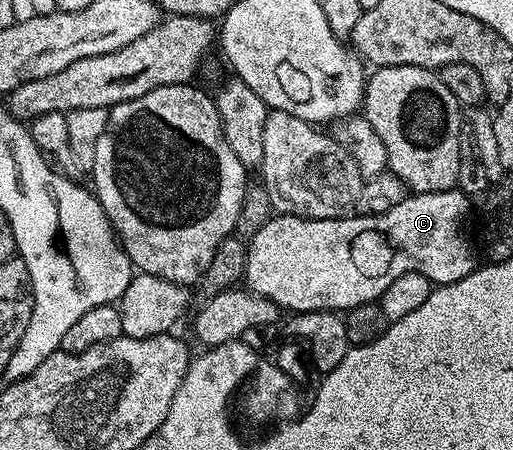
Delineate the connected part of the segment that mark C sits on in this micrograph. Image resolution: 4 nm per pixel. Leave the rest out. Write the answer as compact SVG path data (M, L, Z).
M458 189L449 191L434 191L433 193L408 194L395 207L383 215L361 215L352 214L350 217L342 219L309 219L298 213L286 213L287 215L276 214L263 225L255 236L249 239L247 252L247 267L245 274L245 283L250 290L257 295L264 295L269 301L273 301L276 308L283 309L288 307L288 312L298 313L300 311L333 311L336 313L346 313L352 307L361 306L363 303L374 303L382 295L385 289L389 289L389 285L393 285L393 281L397 281L397 277L401 277L401 273L409 273L416 271L425 277L429 277L432 284L446 285L448 283L456 283L461 281L465 276L470 275L476 270L475 251L471 248L471 239L467 236L467 218L471 215L472 200L464 195Z

